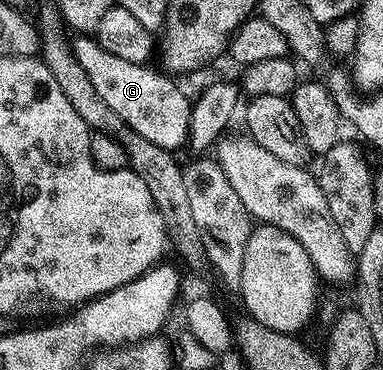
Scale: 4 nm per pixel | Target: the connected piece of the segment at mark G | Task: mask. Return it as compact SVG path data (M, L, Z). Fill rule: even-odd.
M92 37L78 38L81 39L76 39L73 51L79 64L83 64L83 72L87 72L91 84L95 84L95 92L99 92L103 102L135 132L147 136L147 140L151 140L153 144L159 144L159 148L180 151L180 146L184 142L186 145L191 138L191 98L173 83L176 81L160 69L152 70L152 65L122 60L120 56L114 56L97 45Z

